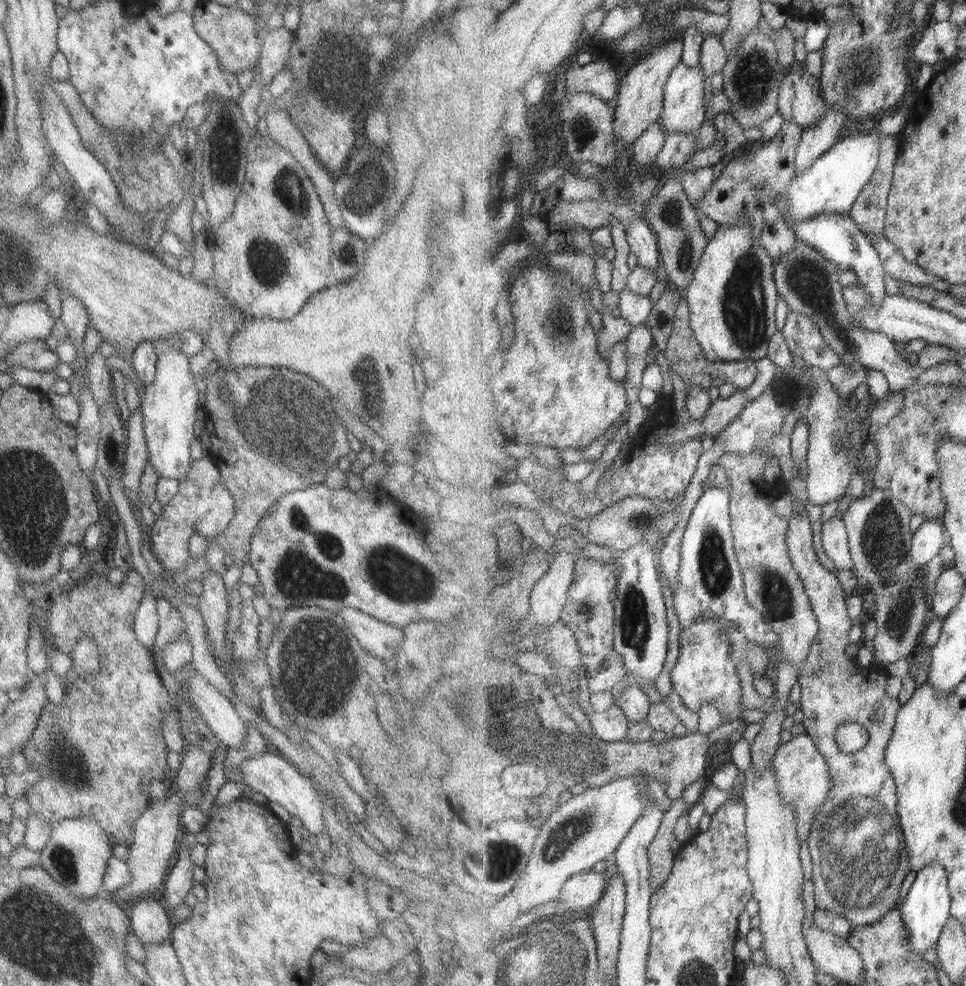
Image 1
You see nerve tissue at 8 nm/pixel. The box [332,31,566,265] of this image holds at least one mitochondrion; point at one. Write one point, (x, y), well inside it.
(363, 193)

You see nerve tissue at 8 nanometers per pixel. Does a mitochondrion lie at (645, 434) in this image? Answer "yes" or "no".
no

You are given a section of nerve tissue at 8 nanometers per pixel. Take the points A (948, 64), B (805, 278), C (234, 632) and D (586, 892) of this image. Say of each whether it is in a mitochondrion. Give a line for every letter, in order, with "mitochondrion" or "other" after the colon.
A: other
B: mitochondrion
C: other
D: other

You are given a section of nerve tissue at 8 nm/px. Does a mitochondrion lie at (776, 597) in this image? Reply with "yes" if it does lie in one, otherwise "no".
yes

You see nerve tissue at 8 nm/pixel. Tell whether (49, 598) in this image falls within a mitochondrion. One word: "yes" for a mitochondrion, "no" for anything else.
no

